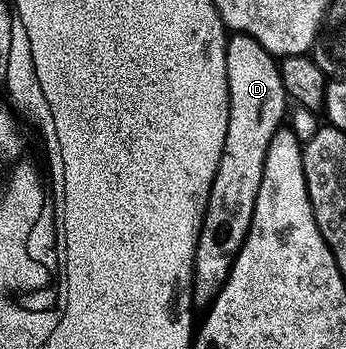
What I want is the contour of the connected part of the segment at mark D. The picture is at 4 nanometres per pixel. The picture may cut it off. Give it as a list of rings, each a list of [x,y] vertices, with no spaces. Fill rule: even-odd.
[[[235,33],[227,39],[227,86],[229,87],[229,123],[225,131],[225,147],[217,163],[207,214],[199,228],[195,248],[193,297],[197,302],[212,300],[213,294],[229,275],[235,254],[243,245],[253,219],[257,191],[265,163],[269,139],[280,128],[289,98],[282,85],[276,58],[263,49],[261,43],[245,33]]]

